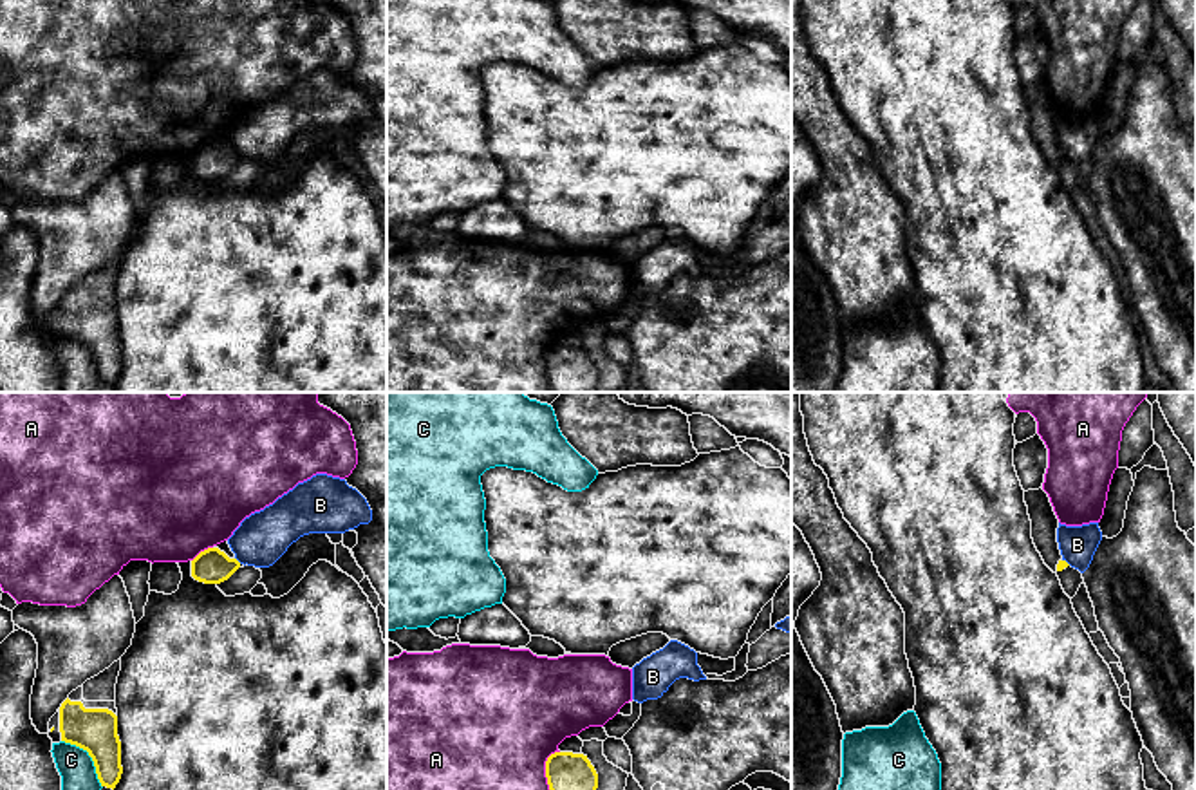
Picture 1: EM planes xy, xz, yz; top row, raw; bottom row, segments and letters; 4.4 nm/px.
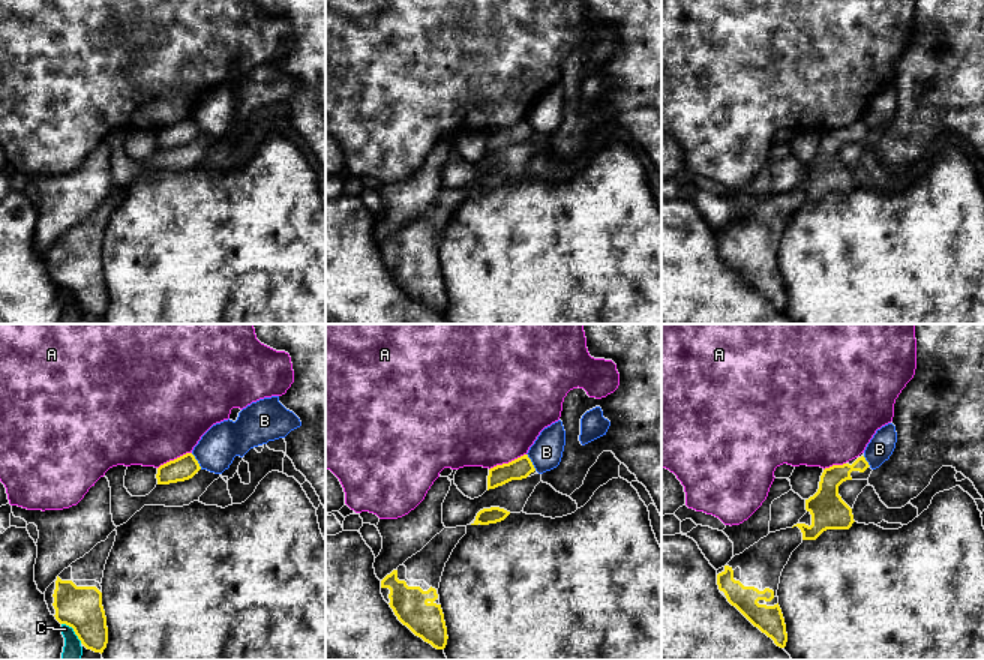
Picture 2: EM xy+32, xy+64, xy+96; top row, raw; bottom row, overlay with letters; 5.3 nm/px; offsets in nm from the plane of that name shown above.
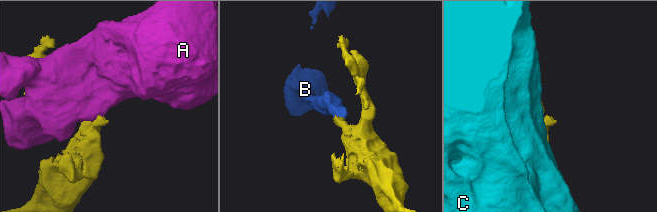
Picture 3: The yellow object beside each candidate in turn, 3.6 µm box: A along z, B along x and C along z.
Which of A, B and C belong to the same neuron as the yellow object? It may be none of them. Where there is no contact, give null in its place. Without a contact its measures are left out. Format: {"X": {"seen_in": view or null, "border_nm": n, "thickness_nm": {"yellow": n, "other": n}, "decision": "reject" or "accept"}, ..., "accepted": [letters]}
{"A": {"seen_in": "xy", "border_nm": 120, "thickness_nm": {"yellow": 160, "other": 500}, "decision": "reject"}, "B": {"seen_in": "xy", "border_nm": 40, "thickness_nm": {"yellow": 160, "other": 240}, "decision": "reject"}, "C": {"seen_in": "xy", "border_nm": 280, "thickness_nm": {"yellow": 190, "other": 180}, "decision": "reject"}, "accepted": []}

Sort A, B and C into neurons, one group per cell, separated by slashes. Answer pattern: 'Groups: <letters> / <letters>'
Groups: A / B / C

